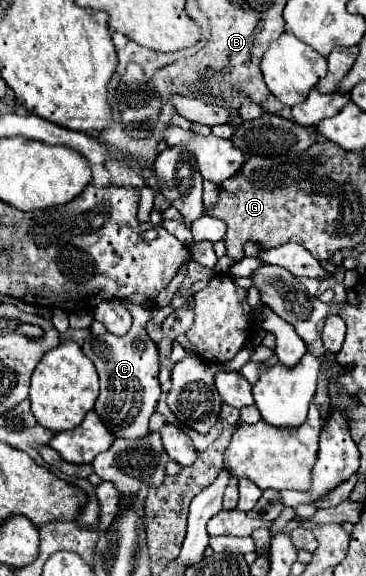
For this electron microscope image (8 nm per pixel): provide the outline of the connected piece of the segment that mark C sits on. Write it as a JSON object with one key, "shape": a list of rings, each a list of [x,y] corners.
{"shape":[[[134,307],[134,325],[124,337],[116,337],[112,333],[90,335],[82,345],[84,355],[92,359],[100,375],[100,397],[96,399],[94,409],[102,417],[106,427],[122,439],[140,439],[148,433],[148,419],[154,413],[162,393],[158,383],[158,347],[150,341],[144,329],[148,319],[150,311]]]}

